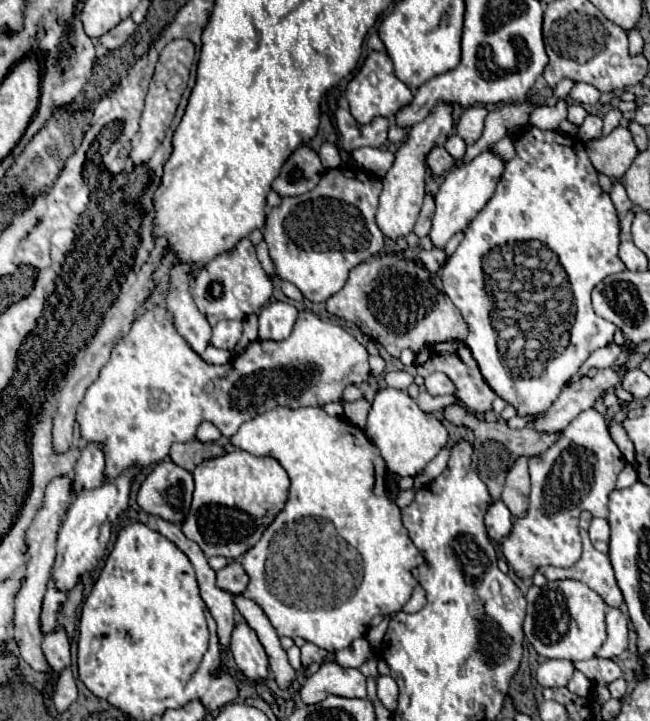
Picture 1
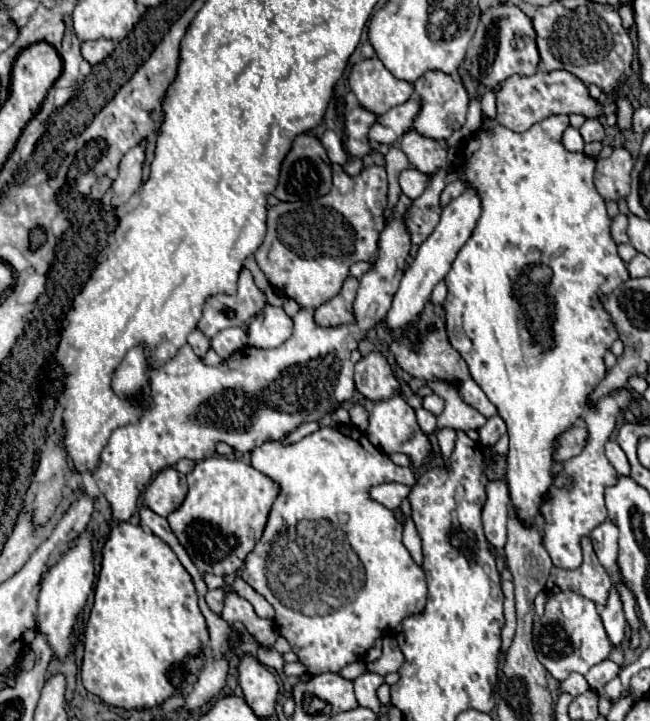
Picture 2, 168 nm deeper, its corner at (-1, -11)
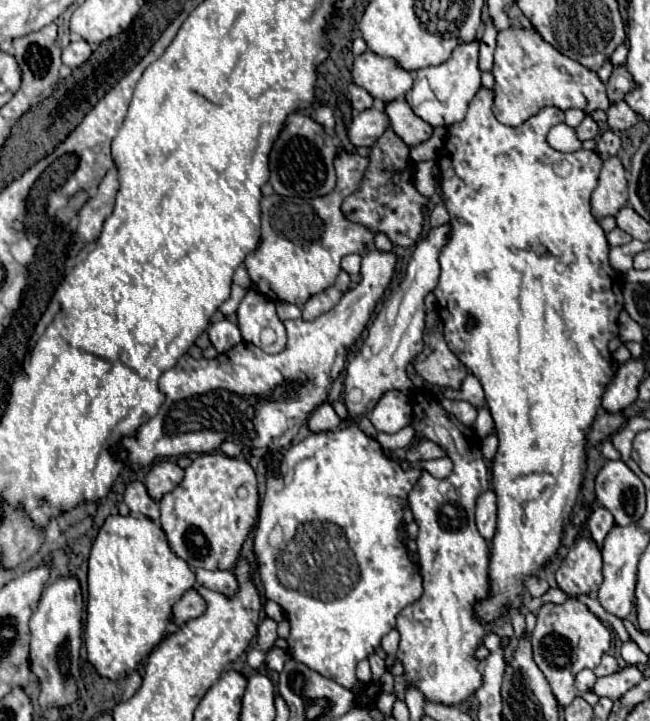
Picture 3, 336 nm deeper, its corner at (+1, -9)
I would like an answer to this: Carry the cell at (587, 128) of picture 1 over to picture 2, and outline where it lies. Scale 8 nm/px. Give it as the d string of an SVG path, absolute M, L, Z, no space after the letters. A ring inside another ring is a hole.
M586 119L586 123L580 127L580 133L582 133L586 143L604 139L604 127L602 127L602 123L598 119Z

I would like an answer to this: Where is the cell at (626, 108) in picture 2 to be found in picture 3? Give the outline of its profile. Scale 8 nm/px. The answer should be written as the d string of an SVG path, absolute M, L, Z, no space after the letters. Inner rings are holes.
M618 65L614 67L610 79L608 79L608 97L612 103L616 101L622 101L624 95L628 91L632 91L634 87L634 81L632 81L632 75L628 73L628 69L624 65Z

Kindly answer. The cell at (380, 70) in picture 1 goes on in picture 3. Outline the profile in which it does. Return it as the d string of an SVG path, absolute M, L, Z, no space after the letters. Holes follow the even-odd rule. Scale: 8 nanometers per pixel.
M364 51L354 59L352 79L380 101L394 101L412 89L412 75L406 69L394 59L380 57L372 51Z

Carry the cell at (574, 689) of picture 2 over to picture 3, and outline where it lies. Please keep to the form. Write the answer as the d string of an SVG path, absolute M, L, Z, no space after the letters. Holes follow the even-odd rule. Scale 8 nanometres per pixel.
M584 669L576 675L576 689L580 693L586 693L586 691L592 691L592 685L596 683L596 675L592 669Z

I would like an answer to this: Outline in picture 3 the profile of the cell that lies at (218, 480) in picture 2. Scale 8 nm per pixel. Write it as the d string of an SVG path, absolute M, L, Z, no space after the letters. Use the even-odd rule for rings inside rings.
M202 453L184 469L182 483L162 497L162 529L172 551L190 567L232 569L258 517L254 469L222 453Z

